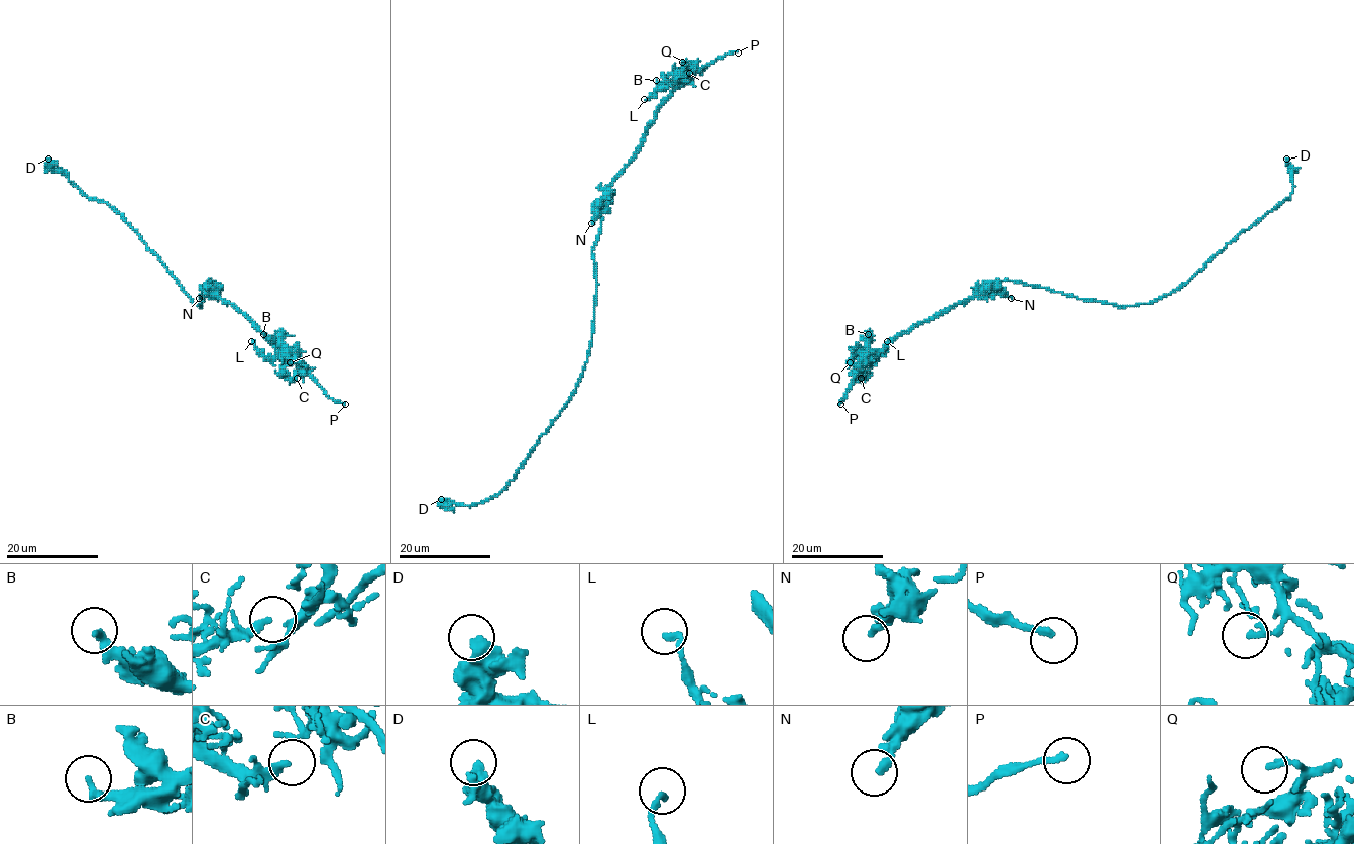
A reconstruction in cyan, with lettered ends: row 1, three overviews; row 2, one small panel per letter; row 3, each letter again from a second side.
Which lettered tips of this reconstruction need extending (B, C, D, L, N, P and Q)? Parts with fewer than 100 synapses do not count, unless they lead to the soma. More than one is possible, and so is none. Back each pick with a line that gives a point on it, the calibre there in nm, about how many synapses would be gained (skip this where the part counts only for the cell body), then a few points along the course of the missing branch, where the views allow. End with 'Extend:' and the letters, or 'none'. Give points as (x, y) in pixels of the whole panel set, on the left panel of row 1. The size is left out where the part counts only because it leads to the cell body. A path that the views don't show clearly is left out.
P: (345, 404) | 190 nm | (345, 404), (354, 403), (360, 407), (355, 393), (339, 379), (295, 364), (287, 370), (264, 372), (247, 358)
Extend: P

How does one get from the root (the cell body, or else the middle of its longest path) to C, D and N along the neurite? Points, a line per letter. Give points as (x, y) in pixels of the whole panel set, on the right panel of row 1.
C: (1080, 299), (1017, 281), (992, 282), (939, 315), (899, 334), (874, 359), (863, 375), (864, 378), (861, 378)
D: (1080, 299), (1133, 306), (1150, 303), (1179, 289), (1243, 231), (1289, 197), (1293, 183), (1286, 159)
N: (1080, 299), (1017, 281), (1001, 281), (998, 287), (1011, 298)

